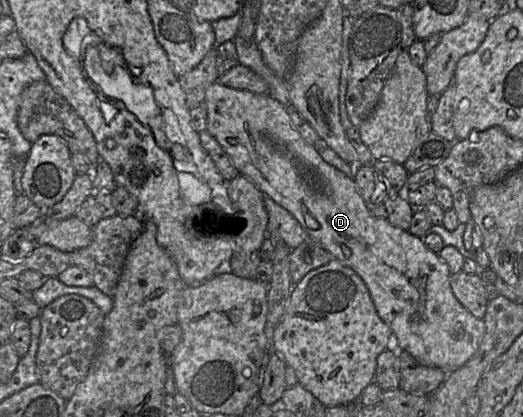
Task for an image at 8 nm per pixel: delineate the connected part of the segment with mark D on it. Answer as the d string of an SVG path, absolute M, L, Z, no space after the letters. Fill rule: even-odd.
M218 82L213 83L206 90L203 103L207 108L206 130L218 141L228 154L235 169L240 174L249 178L264 195L270 197L277 204L290 212L311 239L327 250L339 262L354 270L362 278L369 290L378 315L392 330L393 346L395 349L407 351L424 366L438 367L447 373L451 373L461 367L475 354L485 333L485 323L483 319L476 318L472 315L453 294L450 284L451 272L447 263L439 257L438 253L429 250L424 245L423 238L414 236L407 230L392 225L387 219L376 217L370 211L368 205L359 193L354 178L346 175L323 160L318 149L314 145L307 143L293 127L286 106L269 94L256 94L247 90L231 88Z

